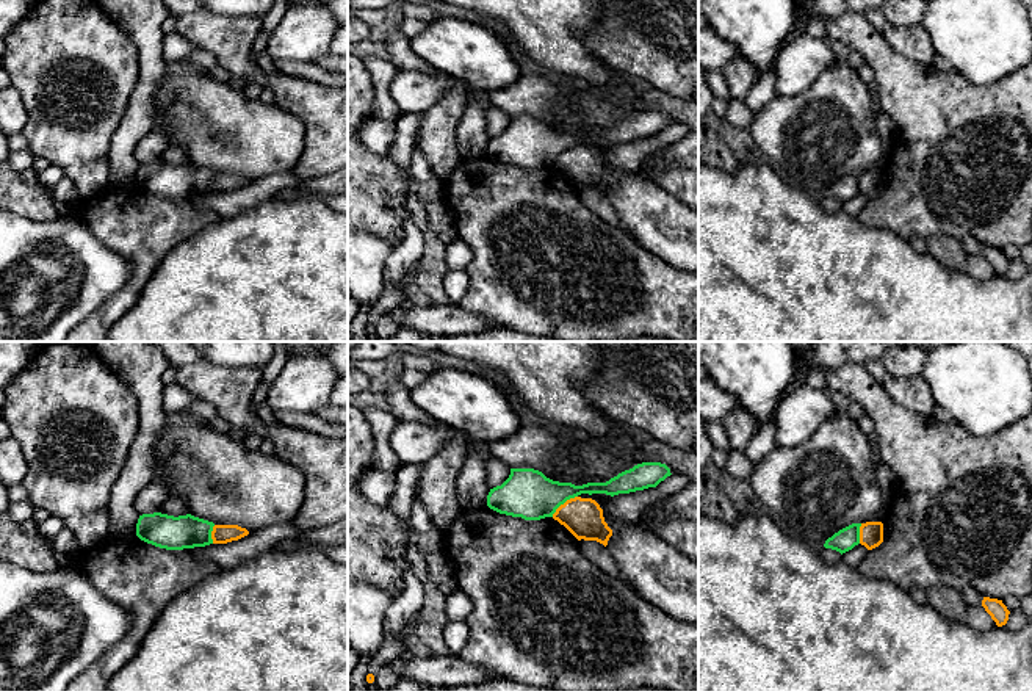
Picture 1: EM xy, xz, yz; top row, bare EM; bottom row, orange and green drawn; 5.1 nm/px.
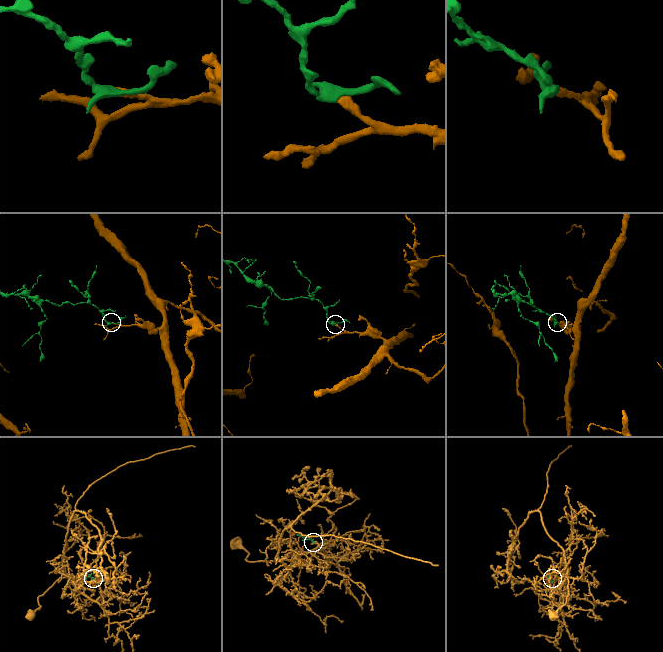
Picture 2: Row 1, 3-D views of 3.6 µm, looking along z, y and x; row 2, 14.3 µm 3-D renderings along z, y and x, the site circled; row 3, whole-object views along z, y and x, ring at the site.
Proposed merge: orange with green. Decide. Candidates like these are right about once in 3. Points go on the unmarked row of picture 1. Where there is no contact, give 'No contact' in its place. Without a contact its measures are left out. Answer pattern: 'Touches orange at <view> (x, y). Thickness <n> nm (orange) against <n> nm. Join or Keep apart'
Touches orange at xz (564, 152). Thickness 200 nm (orange) against 260 nm. Keep apart

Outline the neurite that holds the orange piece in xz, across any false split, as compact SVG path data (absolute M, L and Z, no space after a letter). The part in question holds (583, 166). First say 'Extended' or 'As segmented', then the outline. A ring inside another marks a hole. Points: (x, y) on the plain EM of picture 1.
As segmented. M575 146L561 154L553 168L564 174L578 190L597 190L608 194L612 179L603 166L603 158L592 147Z

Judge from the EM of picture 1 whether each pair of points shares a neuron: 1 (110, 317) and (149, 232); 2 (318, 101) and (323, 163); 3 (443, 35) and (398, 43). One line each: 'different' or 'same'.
1: same
2: same
3: different

